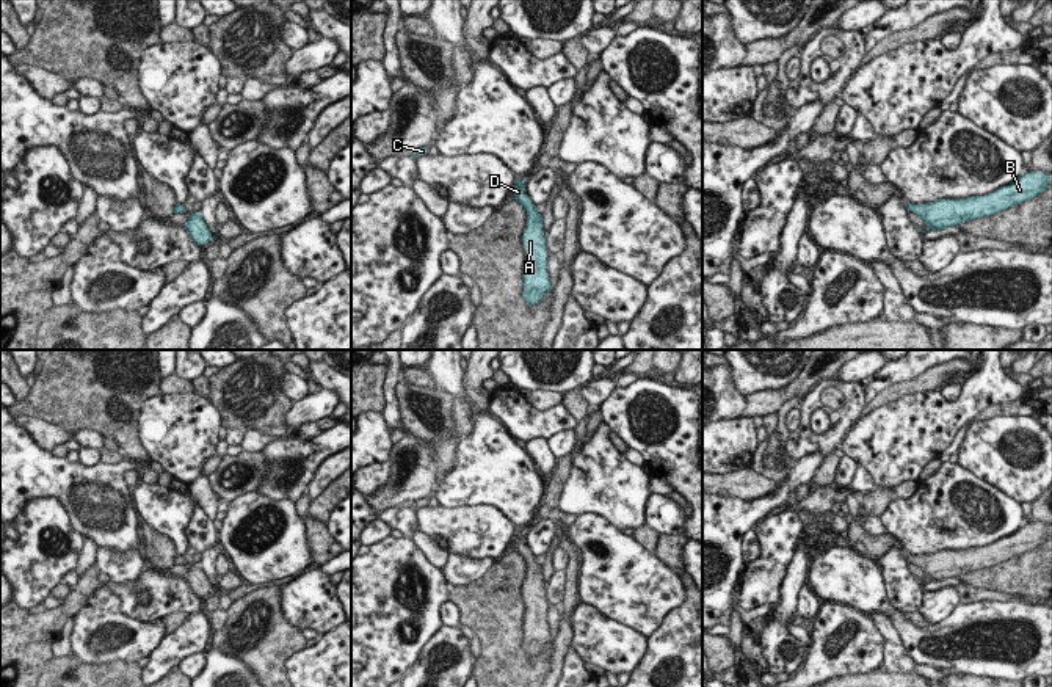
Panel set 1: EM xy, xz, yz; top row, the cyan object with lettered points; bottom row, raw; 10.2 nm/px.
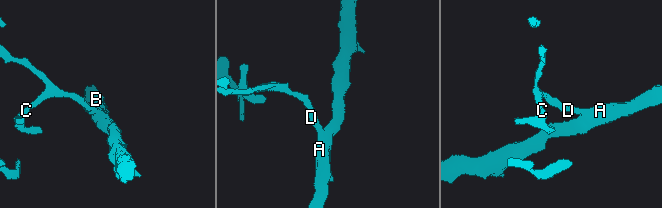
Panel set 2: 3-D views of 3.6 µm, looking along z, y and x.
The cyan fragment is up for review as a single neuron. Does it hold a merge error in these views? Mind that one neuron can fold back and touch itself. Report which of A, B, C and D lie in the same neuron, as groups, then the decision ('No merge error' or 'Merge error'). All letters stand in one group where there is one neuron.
Groups: A B C D. No merge error

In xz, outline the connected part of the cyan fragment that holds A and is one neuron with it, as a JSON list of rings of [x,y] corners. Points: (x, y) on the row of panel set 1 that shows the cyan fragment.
[[[517,179],[514,198],[527,212],[527,229],[524,234],[524,248],[527,253],[524,268],[524,293],[522,298],[528,307],[539,303],[546,292],[550,292],[547,273],[547,248],[542,231],[542,215],[536,212],[536,205],[525,193],[524,179]]]

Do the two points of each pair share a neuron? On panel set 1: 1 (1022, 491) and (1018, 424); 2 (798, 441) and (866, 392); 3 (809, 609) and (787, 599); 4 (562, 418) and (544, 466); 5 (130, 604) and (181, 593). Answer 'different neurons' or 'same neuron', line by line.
1: same neuron
2: same neuron
3: different neurons
4: different neurons
5: same neuron

